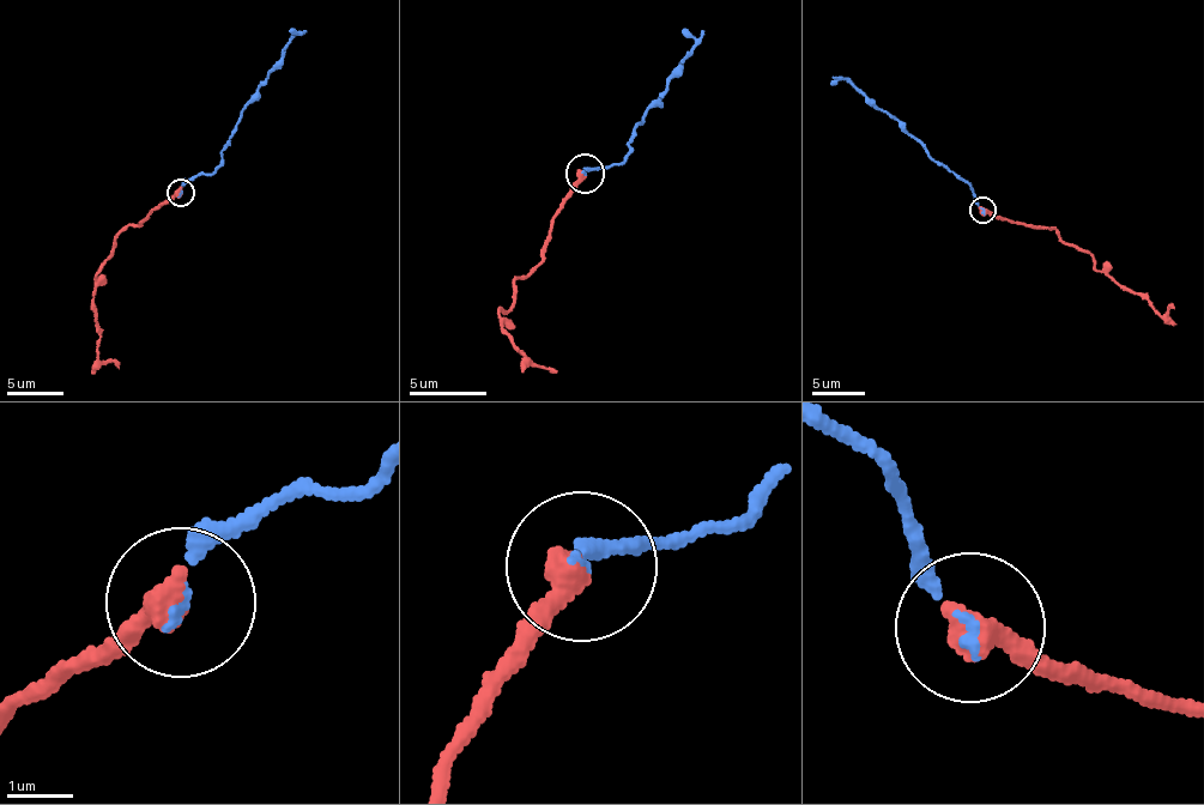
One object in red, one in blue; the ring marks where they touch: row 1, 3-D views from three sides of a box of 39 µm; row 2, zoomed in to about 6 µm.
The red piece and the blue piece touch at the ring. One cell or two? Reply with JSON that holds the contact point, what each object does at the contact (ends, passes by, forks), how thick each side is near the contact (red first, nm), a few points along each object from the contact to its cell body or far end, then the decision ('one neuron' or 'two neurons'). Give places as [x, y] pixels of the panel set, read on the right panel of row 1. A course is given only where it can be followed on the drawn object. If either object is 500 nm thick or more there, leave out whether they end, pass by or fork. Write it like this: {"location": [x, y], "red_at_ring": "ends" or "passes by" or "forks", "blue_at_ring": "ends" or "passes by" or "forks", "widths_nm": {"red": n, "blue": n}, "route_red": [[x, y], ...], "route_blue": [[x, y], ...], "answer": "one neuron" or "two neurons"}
{"location": [982, 210], "red_at_ring": "ends", "blue_at_ring": "ends", "widths_nm": {"red": 460, "blue": 120}, "route_red": [[984, 210], [1058, 232], [1065, 243], [1088, 249], [1096, 270], [1160, 313], [1173, 308]], "route_blue": [[984, 210], [967, 180], [932, 161], [896, 119], [866, 103], [846, 78], [832, 85]], "answer": "one neuron"}

